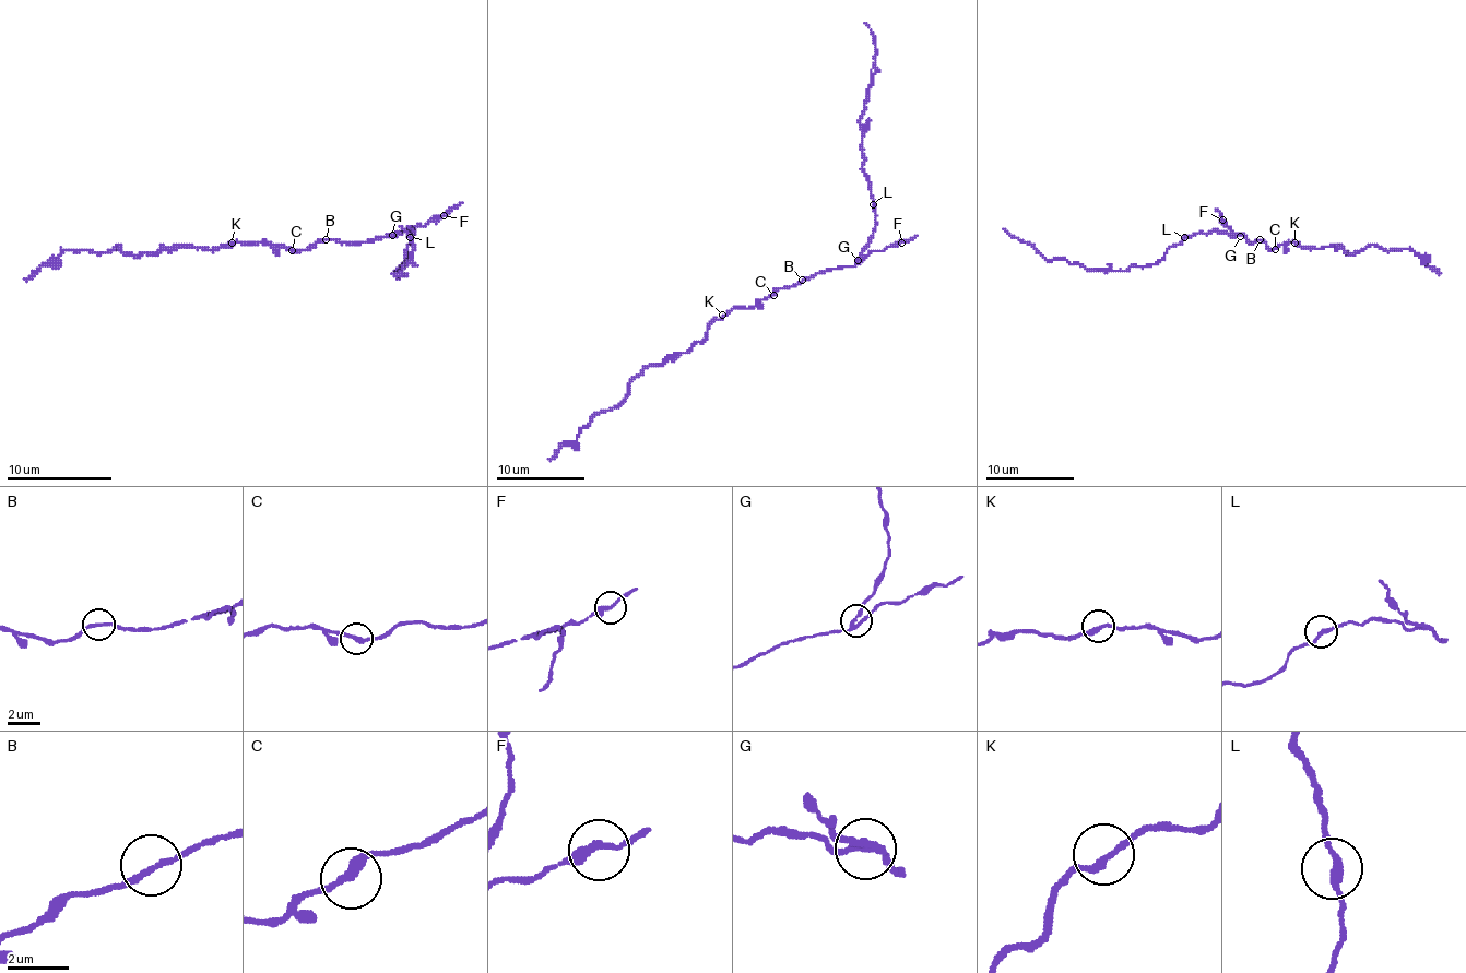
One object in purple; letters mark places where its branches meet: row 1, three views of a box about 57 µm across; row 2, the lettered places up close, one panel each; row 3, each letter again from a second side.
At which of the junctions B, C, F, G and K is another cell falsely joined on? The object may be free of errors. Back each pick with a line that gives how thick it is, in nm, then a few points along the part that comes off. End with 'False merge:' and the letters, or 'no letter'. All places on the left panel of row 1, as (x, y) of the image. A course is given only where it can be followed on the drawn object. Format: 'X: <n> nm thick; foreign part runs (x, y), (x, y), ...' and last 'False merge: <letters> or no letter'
G: 190 nm thick; foreign part runs (391, 234), (410, 228), (412, 232), (408, 258), (394, 276), (412, 263), (412, 239), (399, 226)
False merge: G

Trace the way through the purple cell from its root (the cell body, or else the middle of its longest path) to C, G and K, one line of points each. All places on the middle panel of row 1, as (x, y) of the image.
C: (802, 282), (780, 288), (773, 295)
G: (802, 282), (817, 273), (853, 267), (858, 260)
K: (802, 282), (776, 288), (754, 306), (731, 308), (722, 315)

